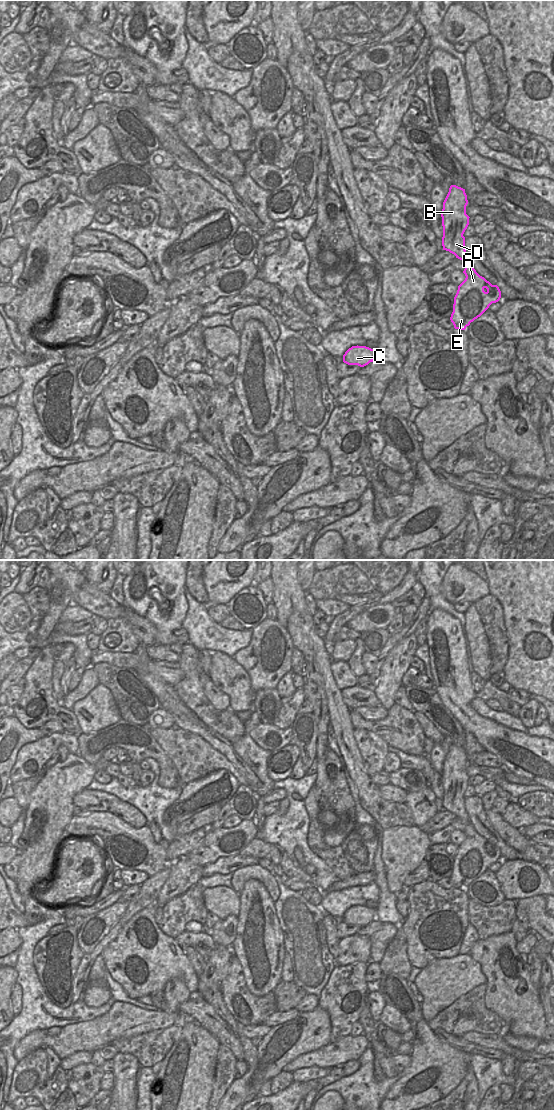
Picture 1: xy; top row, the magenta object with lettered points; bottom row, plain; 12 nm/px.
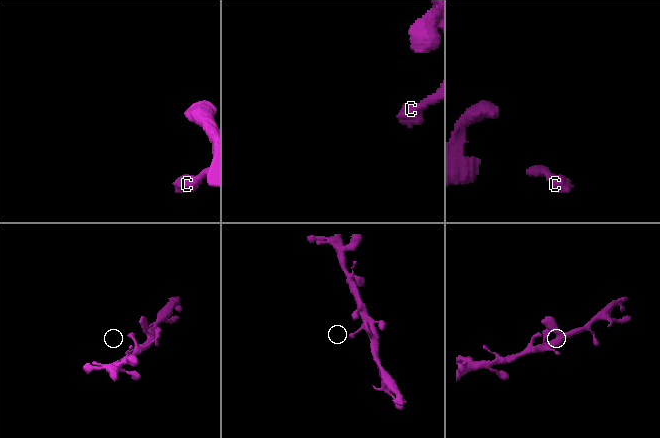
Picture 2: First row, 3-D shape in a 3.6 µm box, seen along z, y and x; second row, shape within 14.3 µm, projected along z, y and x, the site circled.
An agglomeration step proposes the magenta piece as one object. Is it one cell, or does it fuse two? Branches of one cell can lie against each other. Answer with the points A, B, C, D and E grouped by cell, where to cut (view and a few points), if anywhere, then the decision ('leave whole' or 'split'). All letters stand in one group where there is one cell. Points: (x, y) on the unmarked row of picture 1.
groups A B C D E; cut none; leave whole

